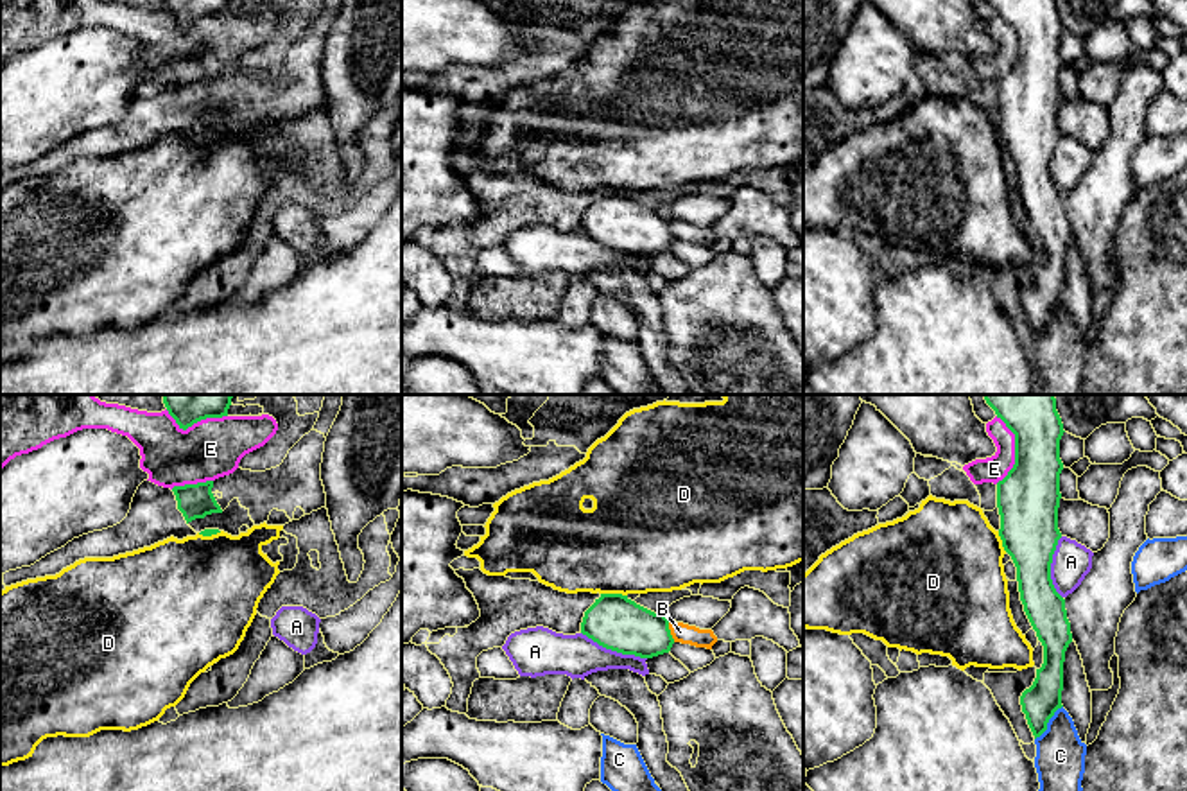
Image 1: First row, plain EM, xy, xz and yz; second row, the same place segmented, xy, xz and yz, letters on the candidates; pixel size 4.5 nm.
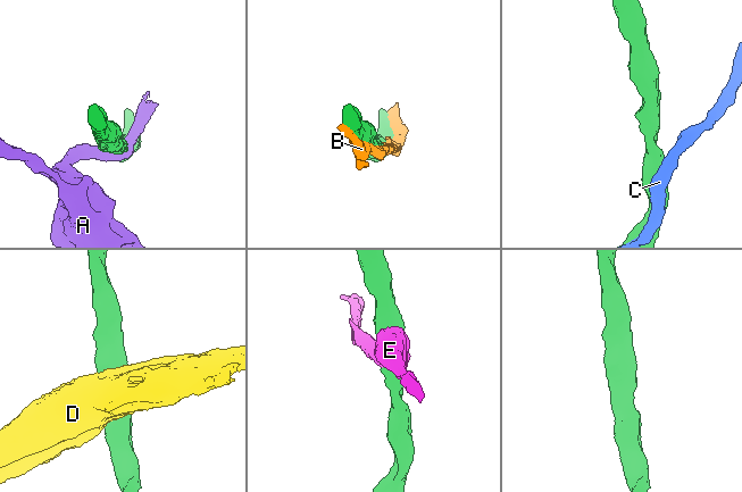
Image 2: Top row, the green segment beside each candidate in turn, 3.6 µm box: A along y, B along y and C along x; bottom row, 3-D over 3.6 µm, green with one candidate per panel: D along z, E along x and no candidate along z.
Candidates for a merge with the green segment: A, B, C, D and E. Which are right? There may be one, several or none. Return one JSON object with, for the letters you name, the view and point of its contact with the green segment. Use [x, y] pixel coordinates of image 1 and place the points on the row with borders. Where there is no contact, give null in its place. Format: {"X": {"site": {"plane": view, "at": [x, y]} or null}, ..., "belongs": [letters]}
{"belongs": []}

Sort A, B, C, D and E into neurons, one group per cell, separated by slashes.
A / B / C / D / E

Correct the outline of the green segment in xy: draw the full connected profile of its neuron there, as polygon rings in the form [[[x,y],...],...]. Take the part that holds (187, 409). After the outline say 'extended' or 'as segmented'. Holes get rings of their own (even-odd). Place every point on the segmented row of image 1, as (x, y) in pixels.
[[[161,395],[169,414],[186,430],[206,418],[228,416],[233,395]]]; as segmented

